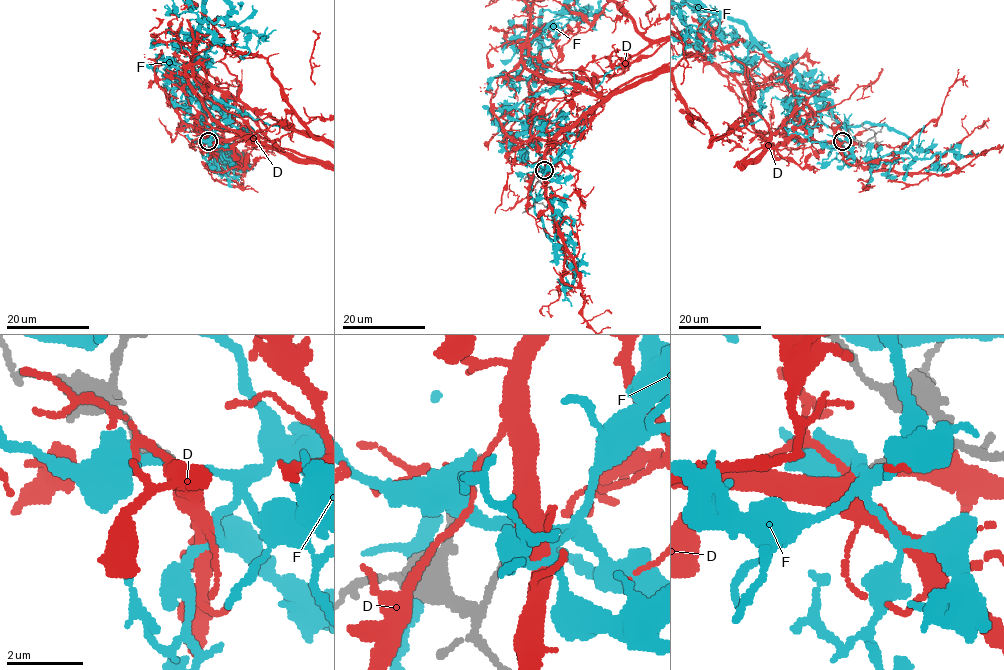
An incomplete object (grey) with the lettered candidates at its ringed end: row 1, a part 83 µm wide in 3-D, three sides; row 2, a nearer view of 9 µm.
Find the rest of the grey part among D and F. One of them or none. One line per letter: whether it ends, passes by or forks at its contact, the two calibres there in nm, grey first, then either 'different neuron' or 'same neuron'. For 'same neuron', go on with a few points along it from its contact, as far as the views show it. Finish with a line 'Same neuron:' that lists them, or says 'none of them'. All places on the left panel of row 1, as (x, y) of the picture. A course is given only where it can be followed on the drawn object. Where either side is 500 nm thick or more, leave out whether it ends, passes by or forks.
D: it ends there; 160 nm thick on the grey side, 420 nm on the other; same neuron
F: it passes by; 160 nm thick on the grey side, 240 nm on the other; different neuron
Same neuron: D

